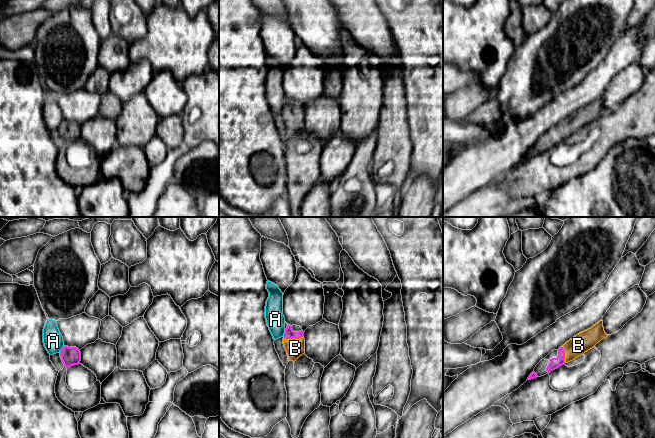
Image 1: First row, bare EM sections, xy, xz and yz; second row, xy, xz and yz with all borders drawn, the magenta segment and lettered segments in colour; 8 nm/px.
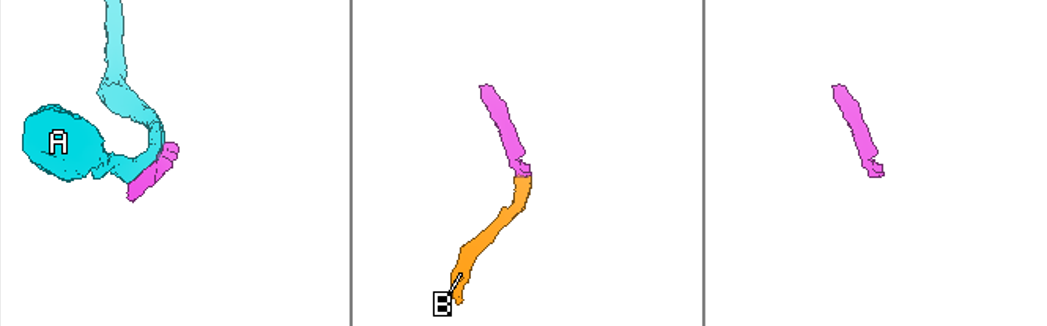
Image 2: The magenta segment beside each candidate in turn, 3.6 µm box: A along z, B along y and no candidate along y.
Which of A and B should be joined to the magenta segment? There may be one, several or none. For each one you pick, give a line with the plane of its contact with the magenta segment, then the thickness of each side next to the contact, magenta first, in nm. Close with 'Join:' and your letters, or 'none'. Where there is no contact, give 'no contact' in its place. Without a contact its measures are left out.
B: meets magenta in xz; 80 nm thick on the magenta side, 150 nm on the other
Join: B

